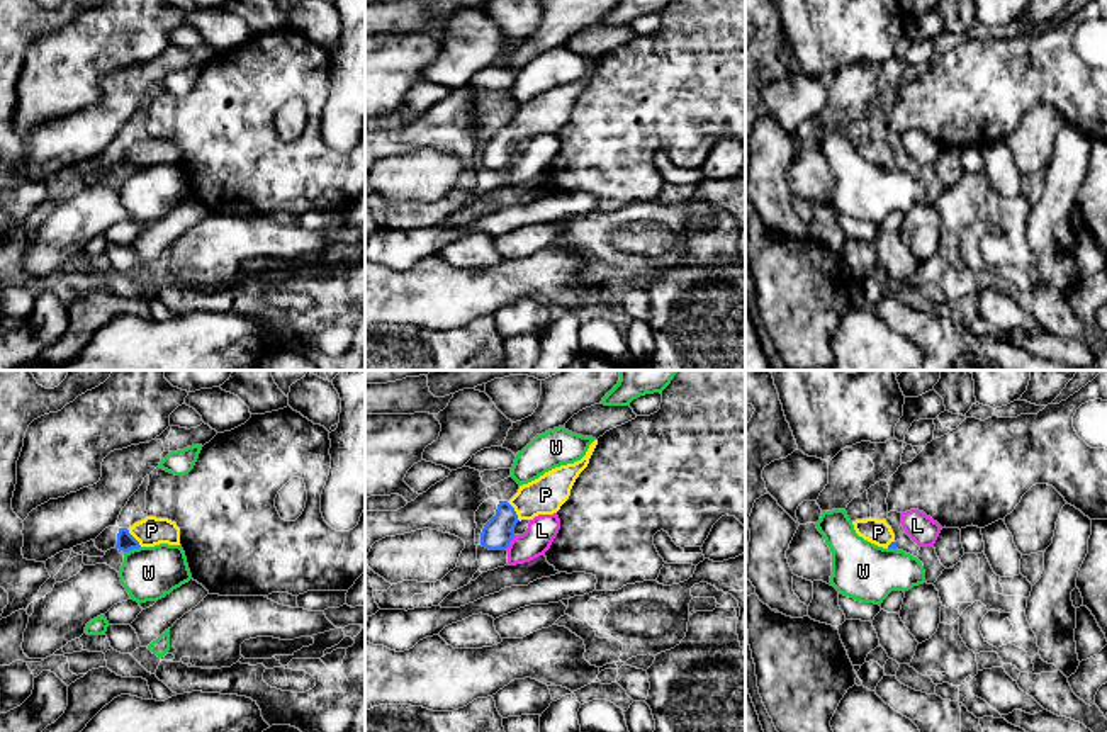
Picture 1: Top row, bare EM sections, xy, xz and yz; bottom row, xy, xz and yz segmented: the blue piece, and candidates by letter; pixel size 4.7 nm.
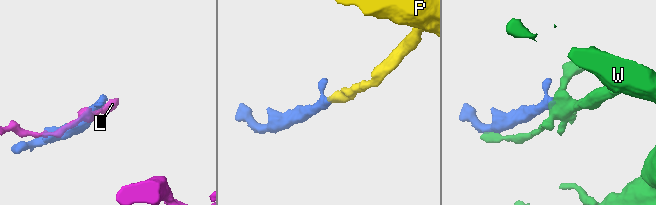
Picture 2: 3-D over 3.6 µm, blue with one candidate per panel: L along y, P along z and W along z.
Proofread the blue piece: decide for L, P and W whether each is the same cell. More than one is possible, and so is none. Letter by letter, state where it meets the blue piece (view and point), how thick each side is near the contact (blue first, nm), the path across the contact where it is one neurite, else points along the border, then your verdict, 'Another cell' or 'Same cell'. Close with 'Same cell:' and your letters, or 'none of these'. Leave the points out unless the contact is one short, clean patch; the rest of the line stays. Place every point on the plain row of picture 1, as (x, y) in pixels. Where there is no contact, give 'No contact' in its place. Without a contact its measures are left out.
L: Touches blue at xz (510, 162). Thickness 150 nm (blue) against 140 nm. Boundary: xz (515, 155), (506, 167). Another cell
P: Touches blue at xz (515, 131). Thickness 150 nm (blue) against 180 nm. Path across: xz (498, 152), (515, 131), (533, 118), (545, 114). Same cell
W: Touches blue at xy (131, 168). Thickness 90 nm (blue) against 260 nm. Another cell
Same cell: P

